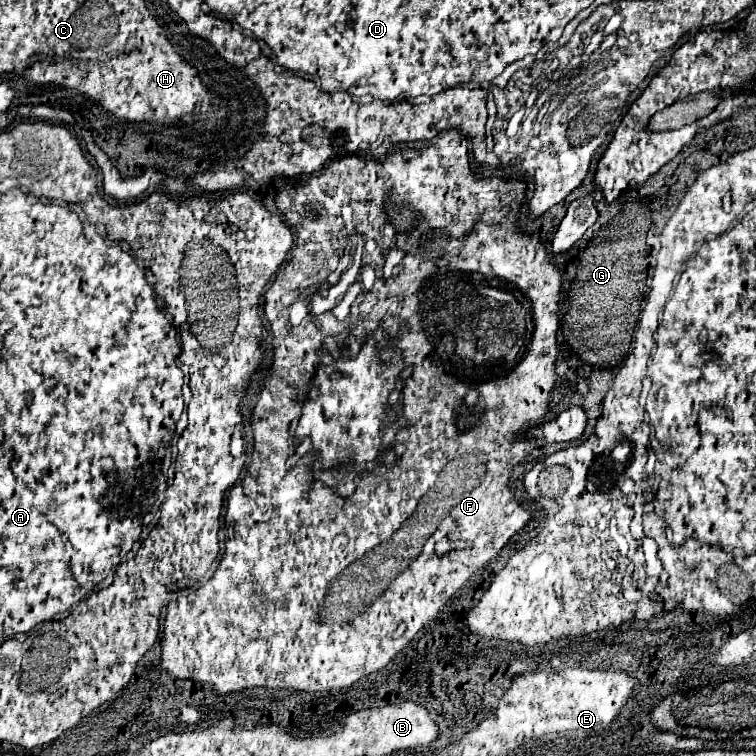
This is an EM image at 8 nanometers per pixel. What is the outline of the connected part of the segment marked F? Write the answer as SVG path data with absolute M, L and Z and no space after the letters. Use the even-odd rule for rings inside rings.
M448 130L448 132L446 132L446 134L444 134L444 136L440 136L440 138L436 138L436 140L432 140L432 142L430 142L430 146L422 146L422 148L408 148L408 146L402 146L402 148L400 148L400 150L396 150L396 152L394 152L394 154L388 154L388 156L384 156L384 158L380 158L380 160L374 160L374 158L360 158L360 156L346 156L346 158L342 158L342 160L336 160L336 162L332 162L332 164L330 164L330 166L328 166L328 168L326 168L326 170L324 170L324 172L322 172L322 174L320 174L320 176L312 176L312 178L310 178L310 180L306 180L306 182L302 182L302 184L298 184L298 186L292 186L292 184L288 184L288 186L284 186L284 184L282 184L282 186L280 186L280 196L276 196L276 206L278 206L278 210L280 210L280 214L282 214L282 216L284 216L284 218L286 218L286 222L288 222L288 224L290 224L290 228L292 228L292 230L294 230L294 232L296 232L296 248L294 248L294 252L292 252L292 258L290 258L290 262L288 262L288 266L286 266L286 268L284 268L284 270L280 270L280 276L276 276L276 280L274 280L274 282L272 282L272 286L270 286L270 288L268 288L268 292L266 292L266 294L264 294L264 300L266 300L266 310L270 310L270 312L268 312L268 320L270 320L270 324L272 324L272 332L274 332L274 340L272 340L272 344L274 344L274 364L272 364L272 368L274 368L274 372L272 372L272 376L270 376L270 378L266 378L266 380L264 380L264 388L262 388L262 392L260 392L260 394L258 394L258 402L256 402L256 406L254 406L254 410L252 410L252 428L254 428L254 454L252 454L252 460L254 460L254 462L252 462L252 464L250 464L250 466L248 466L248 474L246 474L246 476L244 476L244 478L242 478L242 480L238 480L238 482L236 482L236 484L234 484L234 486L232 486L232 490L230 490L230 492L228 492L228 498L226 498L226 516L224 516L224 530L226 530L226 548L224 548L224 556L222 556L222 560L220 560L220 564L218 564L218 570L216 570L216 572L214 572L214 576L212 576L212 578L210 578L210 580L208 580L208 584L204 584L204 586L200 586L200 588L198 588L198 590L196 590L196 592L192 592L192 594L188 594L188 596L178 596L178 598L176 598L176 600L172 600L172 602L170 602L170 604L168 604L168 614L166 614L166 620L164 620L164 642L162 642L162 660L164 660L164 662L166 662L166 672L170 672L170 674L172 674L172 676L174 676L174 678L190 678L190 680L198 680L198 682L202 682L202 684L212 684L212 686L216 686L216 690L218 690L218 692L220 692L220 694L226 694L226 692L236 692L236 690L244 690L244 688L294 688L294 690L304 690L304 692L310 692L310 694L312 694L312 692L326 692L326 690L342 690L342 688L350 688L350 686L352 686L352 684L354 684L354 682L356 682L356 680L360 680L360 678L362 678L362 676L368 676L368 674L374 674L374 672L378 672L378 670L382 670L382 668L384 668L384 666L386 666L386 664L388 664L388 662L390 662L390 660L392 660L392 658L394 658L394 654L398 654L398 652L400 652L400 650L402 650L402 648L404 648L404 646L406 646L406 644L408 644L408 642L410 642L410 640L412 640L412 636L414 636L414 634L416 634L416 632L418 632L418 630L420 630L420 628L422 628L422 626L424 626L424 624L426 624L426 622L428 622L428 620L432 620L432 618L434 618L434 616L436 616L436 614L438 614L438 612L440 612L440 608L442 608L442 606L444 606L444 604L446 604L446 602L448 602L448 600L450 600L450 598L452 598L452 596L454 596L454 592L456 592L456 590L458 590L458 588L460 588L460 586L462 586L462 584L464 584L464 582L466 582L466 580L468 580L468 578L470 578L470 576L472 576L472 574L476 574L476 572L478 572L478 570L482 570L482 568L484 568L484 566L486 566L486 564L488 564L488 562L490 562L490 560L492 560L492 558L496 558L496 556L498 556L498 554L500 554L500 550L502 550L502 548L504 548L504 546L506 546L506 542L508 542L508 540L510 540L510 538L512 538L512 536L514 536L514 534L516 534L516 532L518 532L518 530L520 530L520 528L522 528L522 526L524 526L524 524L526 524L526 522L528 522L528 520L530 520L530 514L528 514L528 512L526 512L526 510L524 510L524 508L520 508L520 506L518 506L518 500L514 500L514 494L512 494L512 490L510 490L510 488L508 488L508 478L510 478L510 470L512 470L512 466L516 466L516 464L518 464L518 462L522 462L522 460L524 460L524 456L528 456L528 454L530 454L530 452L532 452L532 446L530 446L530 442L526 442L526 436L524 436L524 432L526 432L526 430L528 430L528 426L530 426L530 424L534 424L534 422L538 422L538 420L540 420L540 418L542 418L542 416L544 416L544 414L546 414L546 410L548 410L548 394L550 394L550 390L552 390L552 386L554 386L554 360L556 360L556 354L558 354L558 344L556 344L556 332L558 332L558 316L556 316L556 312L558 312L558 300L560 300L560 296L558 296L558 294L560 294L560 270L558 270L558 268L548 268L548 254L546 254L546 250L544 250L544 246L542 246L542 242L540 242L540 240L538 240L538 236L535 236L535 235L538 235L538 234L531 234L531 235L529 235L529 234L524 234L524 233L523 233L523 232L522 232L522 229L521 229L521 225L520 225L520 224L519 224L519 223L518 223L518 220L519 220L519 216L520 216L520 212L519 212L519 211L520 211L520 210L519 210L519 209L520 209L520 208L521 208L521 207L520 207L520 206L519 206L519 205L518 205L518 202L520 202L520 200L522 200L522 198L524 198L524 196L522 196L522 192L524 192L524 188L526 188L526 186L524 186L524 184L522 184L522 182L520 182L520 180L502 180L502 178L482 178L482 180L478 180L478 178L474 178L474 174L472 174L472 172L470 172L470 164L468 164L468 142L466 142L466 138L464 138L464 136L462 136L462 134L460 134L460 132L456 132L456 130ZM344 202L348 202L348 204L352 204L352 202L356 202L356 204L358 204L358 206L356 206L356 208L352 208L352 212L358 212L358 208L364 208L364 212L358 212L358 218L362 218L362 220L360 220L360 222L372 222L372 232L360 232L360 228L356 228L356 232L352 232L352 240L354 240L354 238L358 238L358 236L370 236L370 234L376 234L376 236L378 236L378 242L380 242L380 246L388 246L388 242L392 242L392 244L394 244L394 246L396 246L396 248L400 248L400 250L402 250L402 252L404 252L404 258L402 258L402 260L400 260L400 264L398 264L398 266L396 266L396 274L394 274L394 276L392 276L392 278L386 278L386 280L384 280L384 276L380 276L380 274L382 274L382 268L384 268L384 262L380 262L380 264L378 264L378 266L376 266L376 274L378 274L378 276L376 276L376 284L374 284L374 290L372 290L372 292L370 292L370 294L368 294L368 296L366 296L366 304L364 304L364 306L360 306L360 310L362 310L362 312L358 312L358 314L360 314L360 316L362 316L362 318L358 318L358 322L356 322L356 326L354 326L354 328L348 328L348 336L346 336L346 338L344 338L344 342L352 342L352 340L364 340L364 336L362 336L362 334L358 334L358 330L378 330L378 326L382 326L382 332L384 332L384 348L386 348L386 350L394 350L394 348L400 348L400 350L404 350L404 364L406 364L406 368L410 368L410 378L402 378L402 376L400 376L400 380L398 380L398 382L400 382L400 386L404 386L404 390L400 390L400 408L402 408L402 406L404 406L404 420L406 420L406 424L404 424L404 426L400 426L400 430L398 430L398 432L396 432L396 442L394 442L394 446L392 446L392 450L394 450L394 458L392 458L392 451L391 451L391 449L390 449L390 446L391 446L391 445L392 445L392 441L393 441L393 440L394 440L394 437L395 437L395 430L396 430L396 429L397 429L397 428L396 428L396 427L397 427L397 424L395 424L395 423L394 423L394 426L391 426L391 427L385 427L385 428L383 428L383 429L382 429L382 430L381 430L381 432L380 432L380 424L382 424L382 420L384 420L384 412L386 412L386 410L388 410L388 408L390 408L390 406L392 406L392 400L390 400L390 398L388 398L388 396L390 396L390 392L392 392L392 390L394 390L394 388L396 388L396 378L398 378L398 374L400 374L400 370L402 370L402 368L404 368L404 366L402 366L402 364L400 364L400 366L392 366L392 364L388 364L388 366L382 366L382 364L380 364L380 362L388 362L388 360L386 360L386 358L384 358L384 356L382 356L382 352L380 352L380 360L374 360L374 346L376 346L376 342L368 342L368 344L364 344L364 346L362 346L362 350L360 350L360 354L358 354L358 356L356 356L356 358L354 358L354 360L350 360L350 358L348 358L348 356L346 356L346 352L344 352L344 354L342 354L342 356L340 356L340 358L338 358L338 366L336 366L336 370L334 370L334 368L330 368L330 366L320 366L320 372L318 372L318 376L316 376L316 356L320 356L320 354L322 354L322 350L320 350L320 348L324 348L324 346L322 346L322 344L324 344L324 340L326 340L326 338L328 338L328 336L338 336L338 334L340 334L340 332L344 332L344 328L342 328L342 326L340 326L340 324L338 324L338 320L336 320L336 318L334 318L334 316L332 316L332 314L324 314L324 316L306 316L306 318L304 318L304 320L302 320L302 324L300 324L300 326L292 326L292 324L290 324L290 322L288 322L288 312L286 312L286 310L288 310L288 306L290 306L290 304L292 304L292 302L296 302L296 300L306 300L306 298L310 298L310 296L316 296L316 294L322 294L322 296L324 296L324 290L326 290L326 282L328 282L328 276L330 276L330 264L338 264L338 254L344 254L344 252L346 252L346 246L348 246L348 240L350 240L350 236L348 236L348 230L346 230L346 226L344 226L344 218L342 218L342 204L344 204ZM400 268L408 268L408 280L400 280L400 278L398 278L398 270L400 270ZM308 388L310 388L310 394L308 394L308 402L306 402L306 404L304 404L304 410L302 410L302 418L300 418L300 422L298 422L298 428L296 428L296 444L298 444L298 442L300 442L300 438L304 438L304 436L312 436L312 441L311 441L311 438L310 438L310 437L305 437L305 438L304 438L304 440L303 440L303 442L302 442L302 443L301 443L301 444L300 444L300 445L299 445L299 447L298 447L298 448L297 448L297 451L295 451L295 452L292 452L292 453L291 453L291 454L289 454L289 455L288 455L288 458L287 458L287 461L286 461L286 462L272 462L272 432L270 432L270 430L268 430L268 426L272 426L272 424L266 424L266 422L260 422L260 430L258 430L258 426L256 426L256 424L258 424L258 420L270 420L270 422L272 422L272 420L274 420L274 412L294 412L294 406L296 406L296 404L302 404L302 402L304 402L304 400L306 400L306 392L308 392ZM378 432L380 432L380 435L381 435L381 440L382 440L382 443L381 443L381 444L382 444L382 445L381 445L381 448L380 448L380 453L379 453L379 456L378 456L378 457L377 457L377 459L376 459L376 460L374 460L374 461L371 461L371 462L368 462L368 460L372 460L372 458L374 458L374 456L376 456L376 450L378 450L378 446L380 446L380 436L378 436ZM312 442L314 442L314 448L318 448L318 450L322 450L322 468L330 468L330 466L334 466L334 464L340 464L340 462L346 462L346 460L348 460L348 456L344 456L344 454L342 454L342 452L344 452L344 448L348 448L348 446L354 446L354 454L356 454L356 460L358 460L358 462L368 462L368 463L366 463L366 464L361 464L361 463L358 463L358 462L355 462L355 463L351 463L351 466L353 466L353 467L355 467L355 468L356 468L356 470L358 470L358 471L359 471L359 470L362 470L362 472L358 472L358 474L356 474L356 480L354 480L354 482L356 482L356 486L355 486L355 484L354 484L354 482L347 482L347 483L346 483L346 484L345 484L345 486L343 486L343 485L339 485L339 486L338 486L338 488L328 488L328 486L326 486L326 484L322 484L322 482L314 482L314 480L312 480L312 474L308 474L308 468L310 468L310 464L312 464L312 454L310 454L310 451L312 451L312 452L316 452L316 453L317 453L317 454L316 454L316 456L317 456L317 461L316 461L316 465L319 465L319 467L320 467L320 466L321 466L321 462L320 462L320 452L319 452L319 451L317 451L317 450L314 450L314 448L313 448L313 444L312 444ZM444 536L448 536L448 538L450 538L450 540L464 540L464 542L468 542L468 546L466 546L466 548L436 548L436 544L438 544L438 542L440 542L440 540L442 540L442 538L444 538ZM296 548L312 548L312 556L324 556L324 570L322 570L322 568L296 568L296 562L294 562L294 558L290 558L290 562L288 562L288 560L286 560L286 554L288 554L288 552L292 552L292 554L296 554Z

